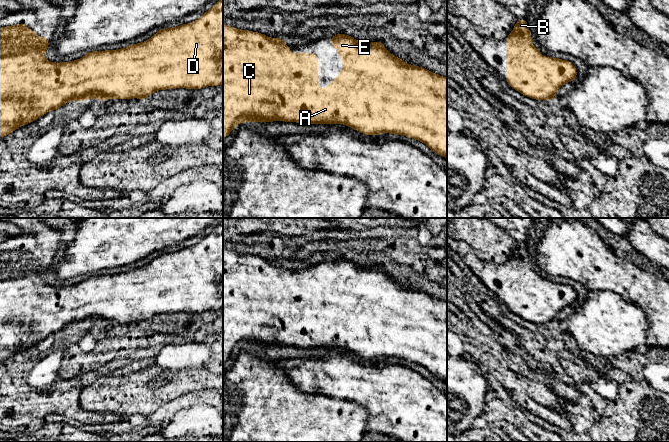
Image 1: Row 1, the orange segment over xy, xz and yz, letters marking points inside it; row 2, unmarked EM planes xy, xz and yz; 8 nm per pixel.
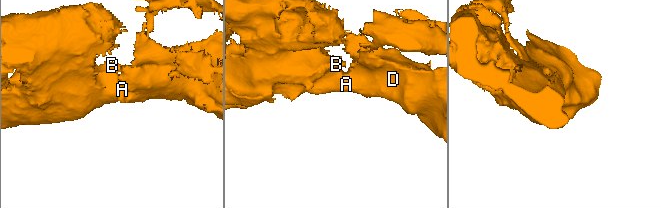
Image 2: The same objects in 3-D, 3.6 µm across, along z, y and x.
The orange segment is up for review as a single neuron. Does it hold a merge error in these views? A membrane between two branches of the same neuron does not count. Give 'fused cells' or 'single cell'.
single cell

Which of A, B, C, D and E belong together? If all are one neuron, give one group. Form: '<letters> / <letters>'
A B C D E

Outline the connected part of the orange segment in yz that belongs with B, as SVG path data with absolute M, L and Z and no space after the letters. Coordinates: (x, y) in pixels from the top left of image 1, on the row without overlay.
M527 242L517 244L512 256L505 262L506 263L506 306L509 310L520 316L526 321L541 325L549 324L553 325L555 318L561 309L567 306L574 306L577 304L577 293L575 289L567 284L553 282L546 280L544 283L543 279L537 272L532 268L532 259L529 255Z

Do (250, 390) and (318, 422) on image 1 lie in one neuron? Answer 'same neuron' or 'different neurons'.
same neuron

